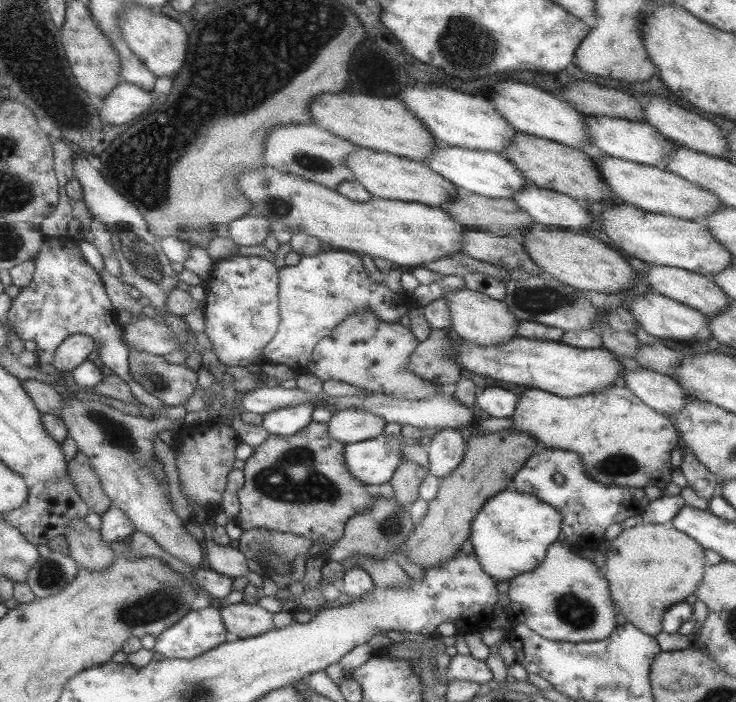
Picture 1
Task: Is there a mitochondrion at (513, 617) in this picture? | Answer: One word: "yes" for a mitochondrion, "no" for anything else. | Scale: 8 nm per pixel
no

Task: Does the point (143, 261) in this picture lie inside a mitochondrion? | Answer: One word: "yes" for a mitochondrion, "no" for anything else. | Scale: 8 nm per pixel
yes

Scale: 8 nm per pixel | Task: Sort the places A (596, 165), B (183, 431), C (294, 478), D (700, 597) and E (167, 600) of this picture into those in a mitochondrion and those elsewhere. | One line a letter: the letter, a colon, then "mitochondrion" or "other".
A: other
B: other
C: mitochondrion
D: other
E: mitochondrion

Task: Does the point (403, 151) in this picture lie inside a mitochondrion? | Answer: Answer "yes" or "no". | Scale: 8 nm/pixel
no

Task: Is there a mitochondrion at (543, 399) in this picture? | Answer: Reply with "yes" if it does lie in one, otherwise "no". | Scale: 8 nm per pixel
no

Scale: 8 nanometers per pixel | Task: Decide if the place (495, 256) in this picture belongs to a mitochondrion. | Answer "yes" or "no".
no

